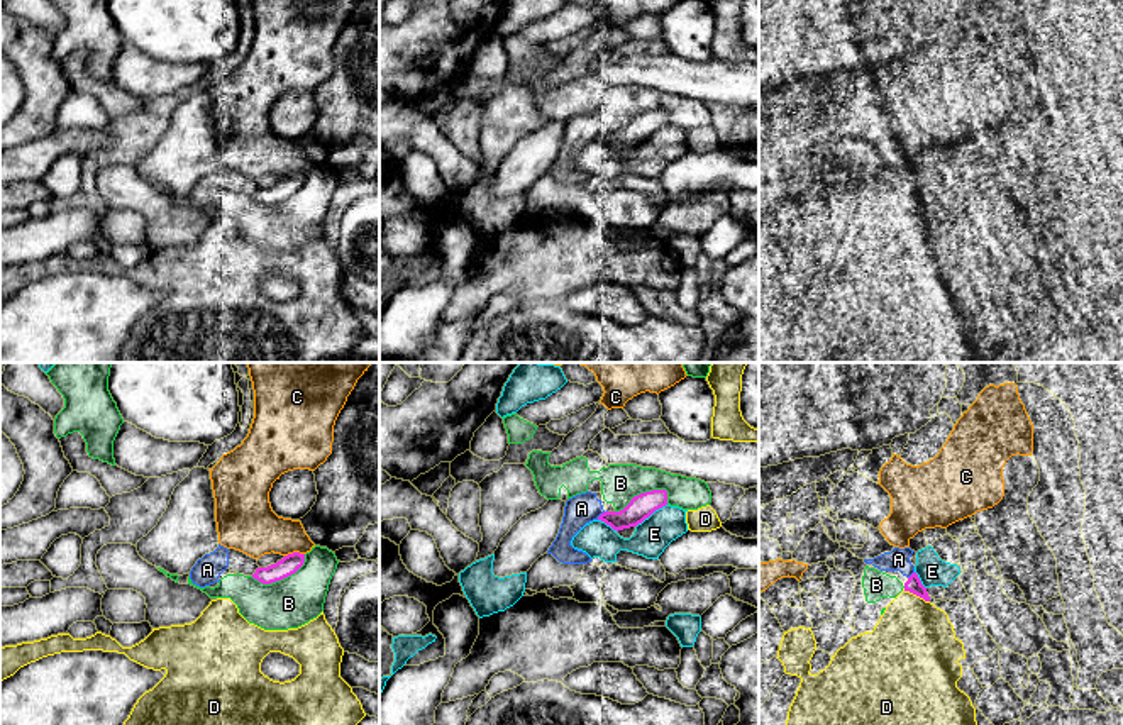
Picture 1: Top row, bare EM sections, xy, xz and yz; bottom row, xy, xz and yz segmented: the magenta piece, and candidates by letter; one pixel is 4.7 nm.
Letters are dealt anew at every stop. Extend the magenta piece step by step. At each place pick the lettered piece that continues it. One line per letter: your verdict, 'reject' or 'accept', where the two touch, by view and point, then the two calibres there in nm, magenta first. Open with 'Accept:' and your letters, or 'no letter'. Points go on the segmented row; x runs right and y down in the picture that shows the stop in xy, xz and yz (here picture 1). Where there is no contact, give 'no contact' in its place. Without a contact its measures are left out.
Accept: no letter
A: reject; meets magenta in xz at (602, 514); 120 nm thick on the magenta side, 140 nm on the other
B: reject; meets magenta in xz at (641, 493); 120 nm thick on the magenta side, 180 nm on the other
C: reject; meets magenta in xy at (293, 553); 90 nm thick on the magenta side, 260 nm on the other
D: reject; meets magenta in yz at (917, 595); 80 nm thick on the magenta side, 420 nm on the other
E: reject; meets magenta in xz at (651, 514); 120 nm thick on the magenta side, 170 nm on the other

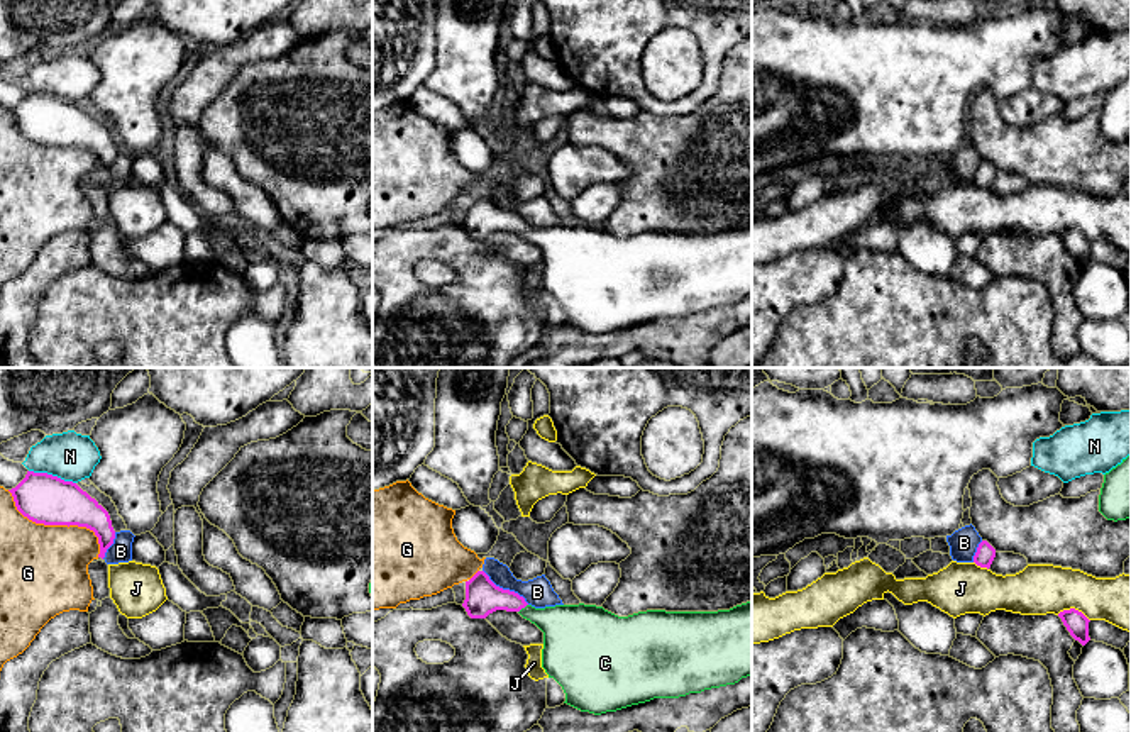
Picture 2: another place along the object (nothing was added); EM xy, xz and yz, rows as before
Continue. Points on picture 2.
Accept: C
B: reject; meets magenta in xz at (505, 590); 170 nm thick on the magenta side, 140 nm on the other
C: accept; meets magenta in xz at (522, 607); 170 nm thick on the magenta side, 240 nm on the other
G: reject; meets magenta in xy at (58, 524); 240 nm thick on the magenta side, 420 nm on the other
J: reject; meets magenta in yz at (1074, 609); 110 nm thick on the magenta side, 240 nm on the other
N: reject; meets magenta in xy at (51, 475); 240 nm thick on the magenta side, 220 nm on the other

